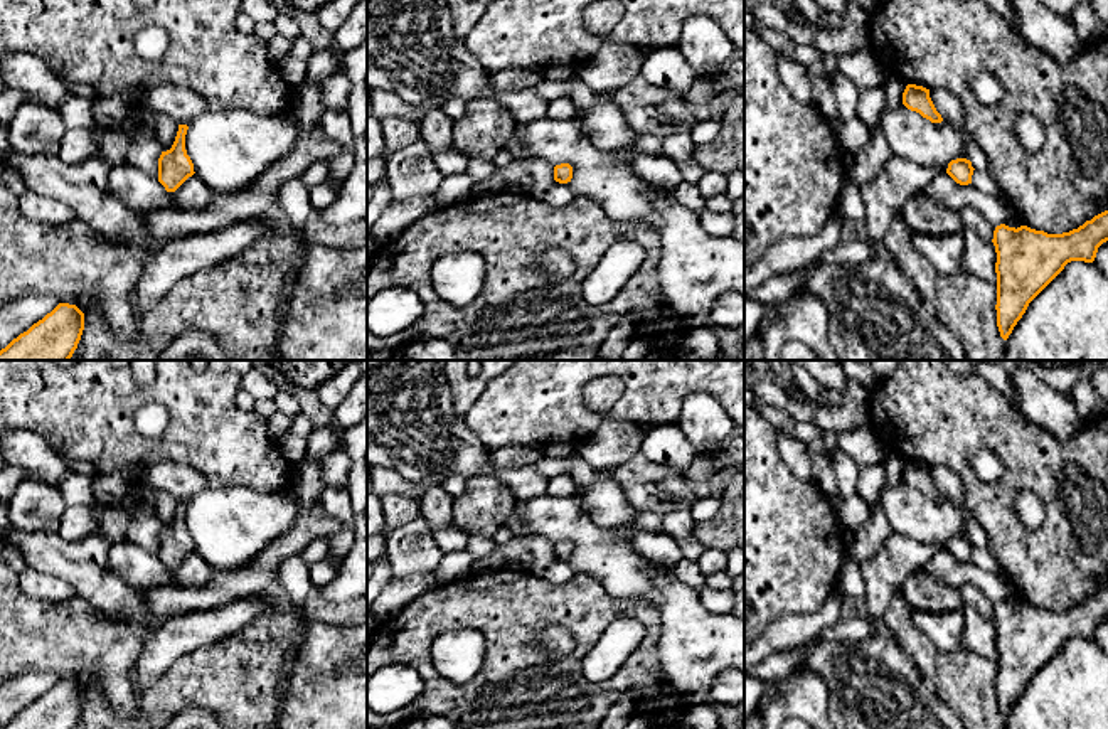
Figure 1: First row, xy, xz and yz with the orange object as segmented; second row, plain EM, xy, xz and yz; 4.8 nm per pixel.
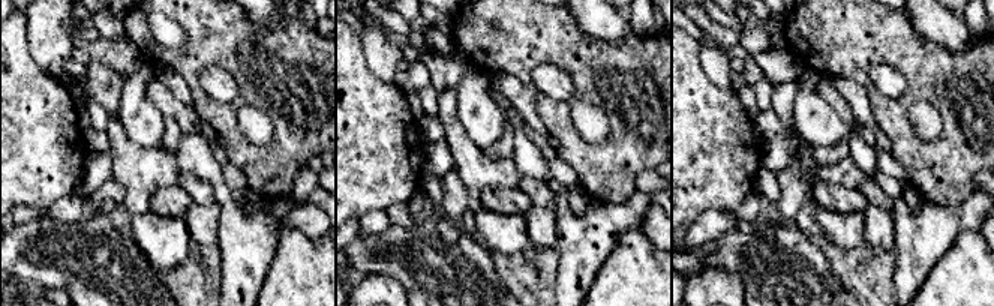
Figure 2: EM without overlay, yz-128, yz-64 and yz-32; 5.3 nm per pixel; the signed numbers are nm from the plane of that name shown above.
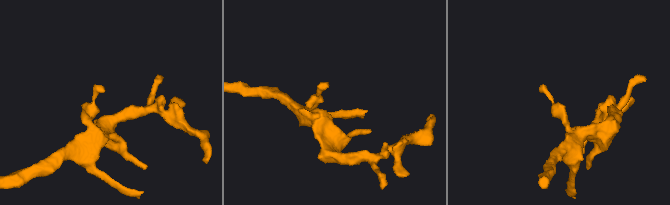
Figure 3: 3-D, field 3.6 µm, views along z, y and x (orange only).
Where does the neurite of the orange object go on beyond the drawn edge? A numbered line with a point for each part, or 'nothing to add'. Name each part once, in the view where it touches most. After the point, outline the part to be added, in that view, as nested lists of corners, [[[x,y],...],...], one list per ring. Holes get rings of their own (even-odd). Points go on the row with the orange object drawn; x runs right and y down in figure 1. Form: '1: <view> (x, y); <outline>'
nothing to add

